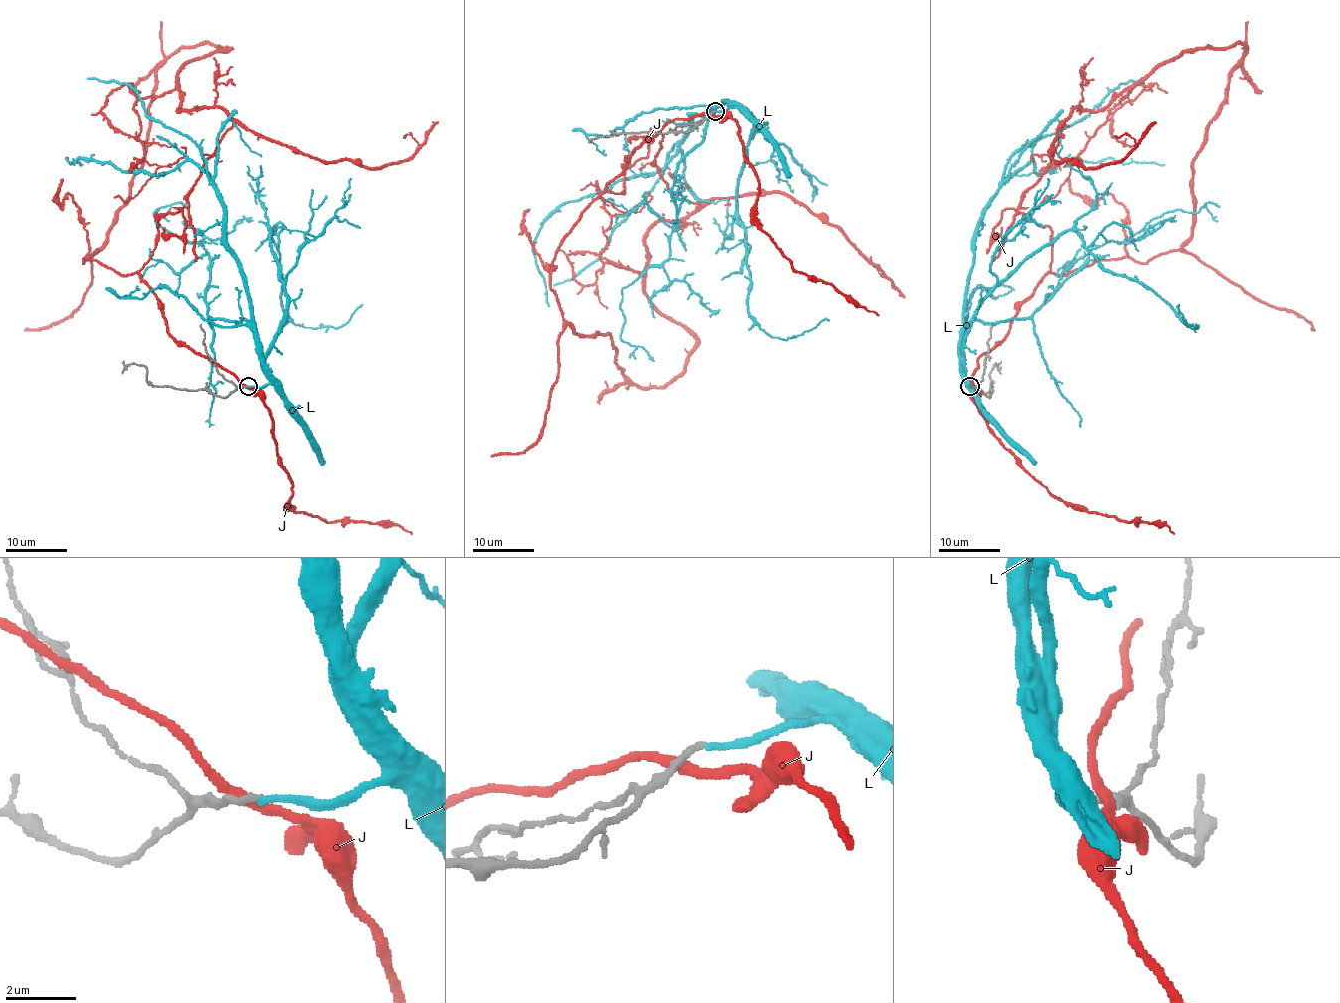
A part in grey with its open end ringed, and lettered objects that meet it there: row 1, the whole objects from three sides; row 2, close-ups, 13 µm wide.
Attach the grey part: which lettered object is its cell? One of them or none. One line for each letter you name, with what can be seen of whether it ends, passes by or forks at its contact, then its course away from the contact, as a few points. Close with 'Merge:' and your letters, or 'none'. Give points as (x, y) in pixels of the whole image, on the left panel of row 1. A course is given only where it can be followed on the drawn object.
L: it ends there; it runs (249, 386), (270, 381), (216, 185), (192, 161), (149, 175), (67, 158), (82, 164)
Merge: L

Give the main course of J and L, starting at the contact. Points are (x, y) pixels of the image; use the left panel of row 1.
J: (242, 386), (84, 263), (155, 71), (229, 48), (178, 111), (327, 161), (406, 161), (438, 121)
L: (249, 386), (270, 381), (216, 185), (192, 161), (149, 175), (67, 158), (82, 164)

